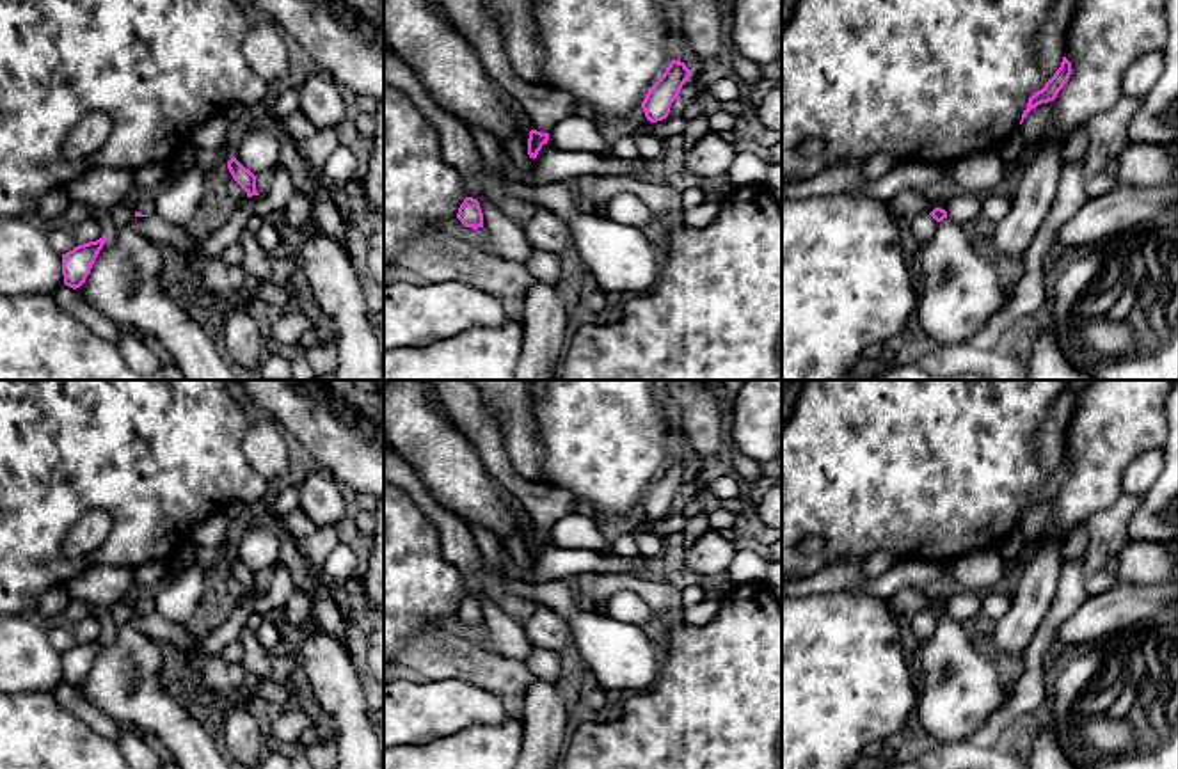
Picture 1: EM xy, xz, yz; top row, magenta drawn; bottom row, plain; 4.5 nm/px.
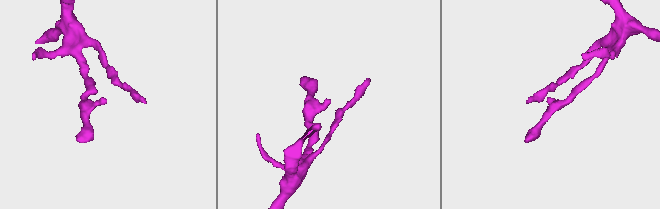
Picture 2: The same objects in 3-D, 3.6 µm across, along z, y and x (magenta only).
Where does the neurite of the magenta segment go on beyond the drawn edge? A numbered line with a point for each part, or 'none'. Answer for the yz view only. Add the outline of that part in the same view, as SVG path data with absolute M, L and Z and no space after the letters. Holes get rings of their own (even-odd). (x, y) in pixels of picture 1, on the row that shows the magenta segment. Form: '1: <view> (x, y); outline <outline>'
none

